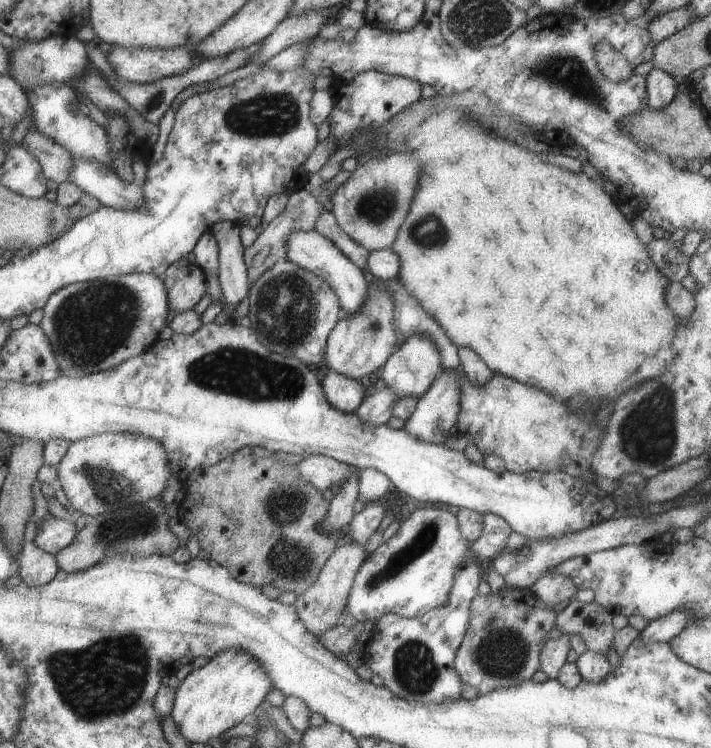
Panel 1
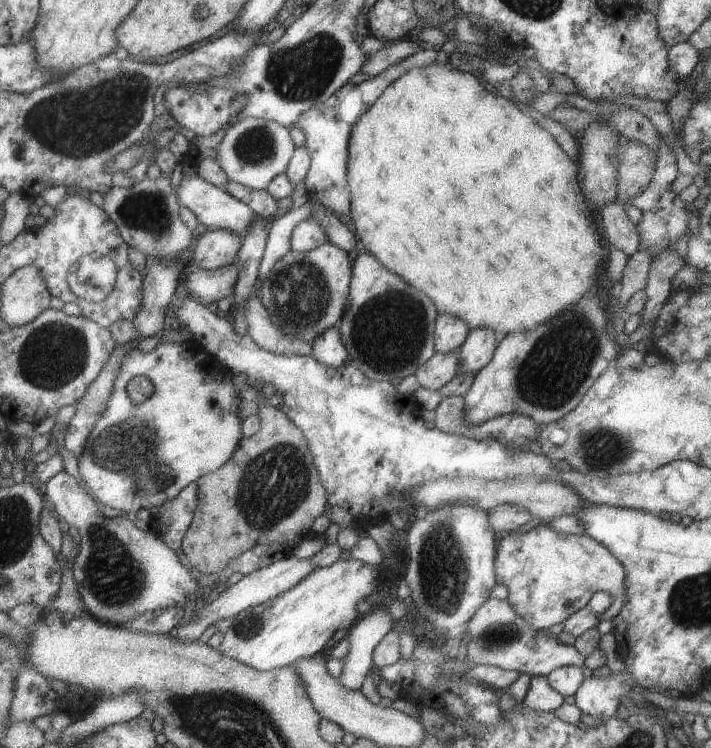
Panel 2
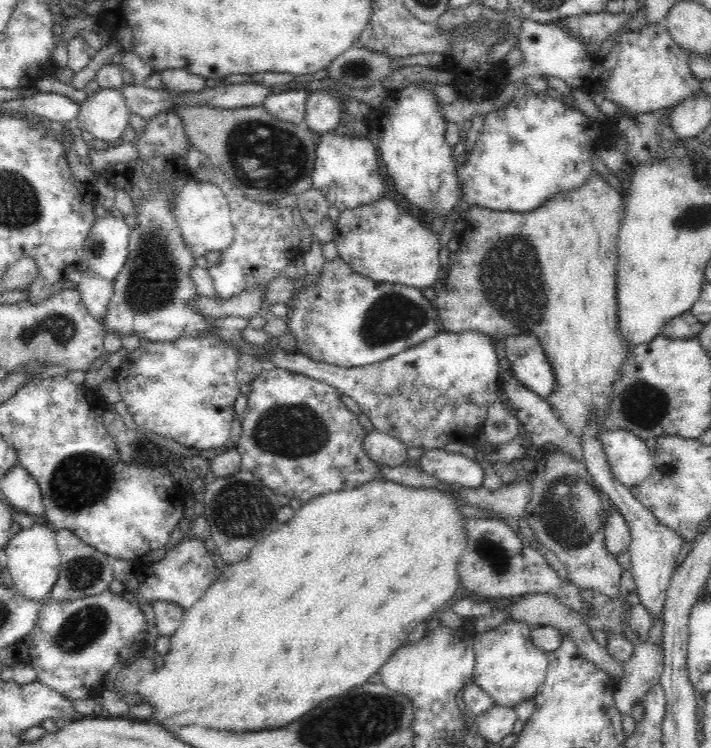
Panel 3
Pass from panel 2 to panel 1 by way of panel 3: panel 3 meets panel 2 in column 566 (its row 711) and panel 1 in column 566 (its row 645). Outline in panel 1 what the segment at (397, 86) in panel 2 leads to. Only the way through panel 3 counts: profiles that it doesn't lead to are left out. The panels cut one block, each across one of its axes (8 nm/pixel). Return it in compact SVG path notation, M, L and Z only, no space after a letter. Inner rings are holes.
M446 108L412 132L406 153L422 164L422 178L408 217L400 226L398 237L391 247L401 261L402 269L398 278L406 291L443 326L454 345L472 349L490 371L544 390L556 401L568 402L574 392L584 394L588 400L606 400L606 394L608 400L616 400L626 394L628 388L666 372L666 364L672 364L674 352L677 353L676 349L672 350L672 346L676 342L677 327L681 320L669 308L665 298L670 280L654 265L647 246L638 239L631 222L626 220L619 206L606 194L603 180L594 182L583 172L574 174L570 170L550 166L542 162L538 154L520 148L518 143L490 136L490 132L486 132L458 108Z

